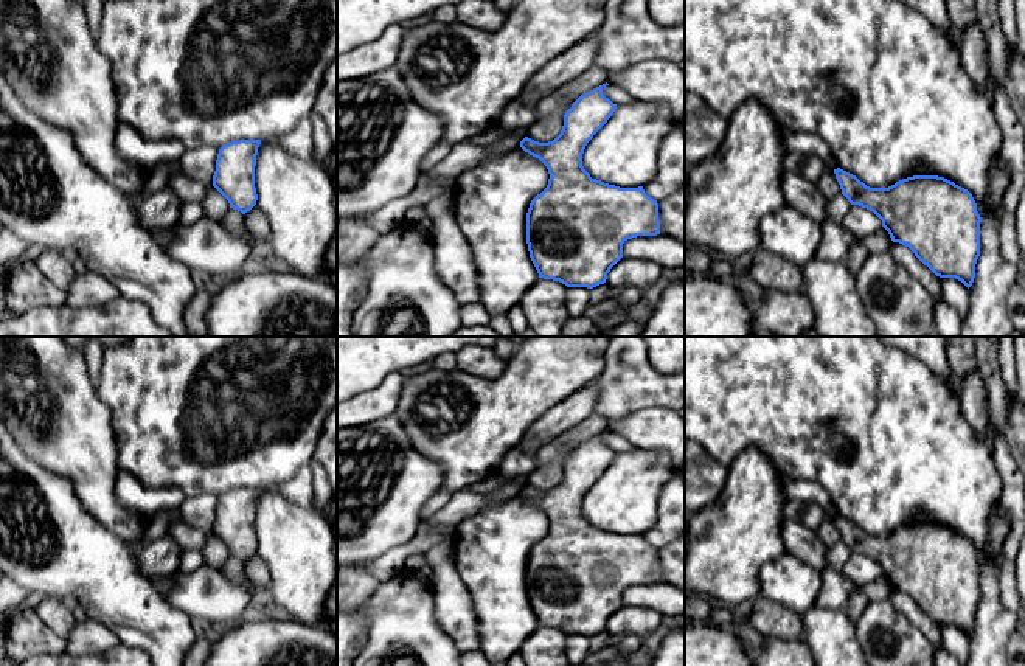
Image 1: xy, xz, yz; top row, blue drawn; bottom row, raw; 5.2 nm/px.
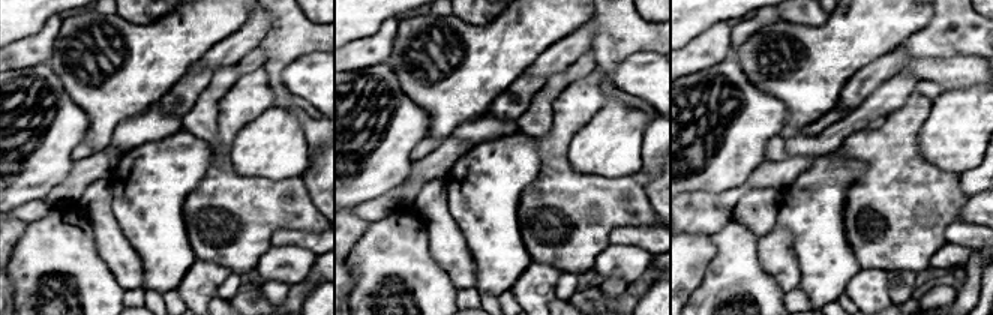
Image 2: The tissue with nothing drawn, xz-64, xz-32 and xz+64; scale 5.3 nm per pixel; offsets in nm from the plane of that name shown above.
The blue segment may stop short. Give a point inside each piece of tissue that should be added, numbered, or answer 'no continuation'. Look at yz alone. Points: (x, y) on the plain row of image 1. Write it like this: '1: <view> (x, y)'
no continuation

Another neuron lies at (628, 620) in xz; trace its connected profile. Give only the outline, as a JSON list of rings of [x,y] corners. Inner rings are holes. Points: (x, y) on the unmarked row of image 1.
[[[621,605],[607,621],[606,630],[620,637],[637,635],[646,641],[662,623],[663,615],[652,609]]]

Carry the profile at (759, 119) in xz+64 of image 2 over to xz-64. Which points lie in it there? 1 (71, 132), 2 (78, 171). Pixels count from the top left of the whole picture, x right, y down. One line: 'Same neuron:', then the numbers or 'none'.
Same neuron: 1

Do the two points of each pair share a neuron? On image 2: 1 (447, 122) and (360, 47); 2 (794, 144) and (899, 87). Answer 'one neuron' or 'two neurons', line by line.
1: two neurons
2: one neuron

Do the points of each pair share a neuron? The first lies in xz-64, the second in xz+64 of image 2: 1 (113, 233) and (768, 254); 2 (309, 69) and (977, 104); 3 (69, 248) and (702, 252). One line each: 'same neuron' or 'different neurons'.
1: same neuron
2: different neurons
3: different neurons

